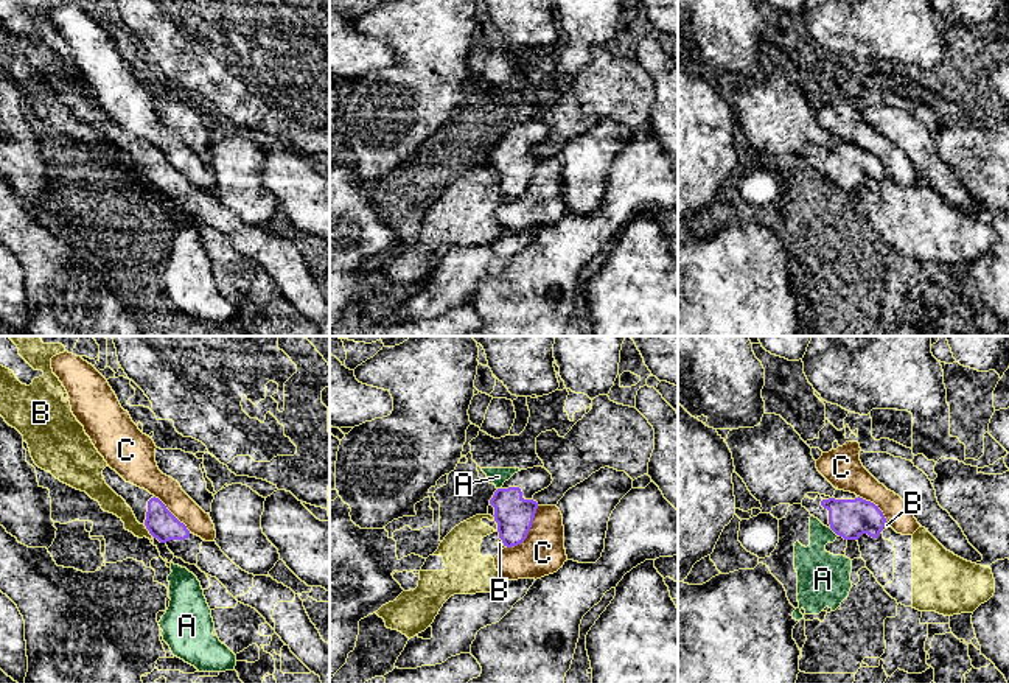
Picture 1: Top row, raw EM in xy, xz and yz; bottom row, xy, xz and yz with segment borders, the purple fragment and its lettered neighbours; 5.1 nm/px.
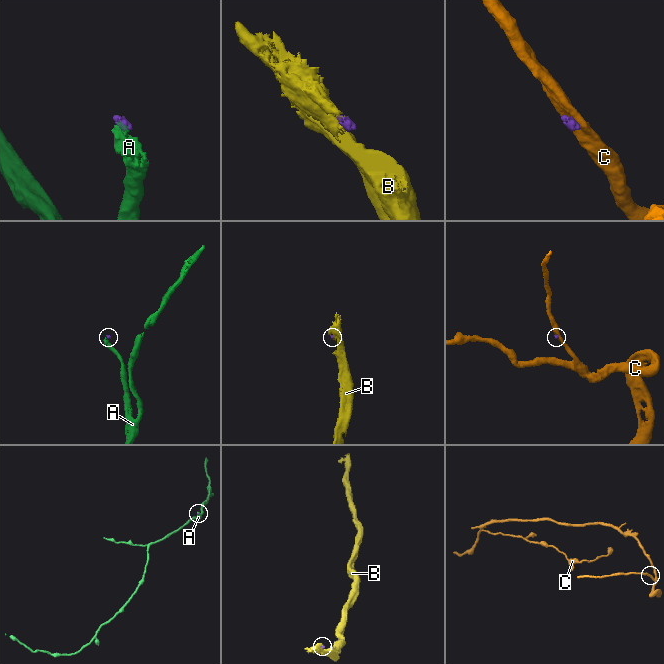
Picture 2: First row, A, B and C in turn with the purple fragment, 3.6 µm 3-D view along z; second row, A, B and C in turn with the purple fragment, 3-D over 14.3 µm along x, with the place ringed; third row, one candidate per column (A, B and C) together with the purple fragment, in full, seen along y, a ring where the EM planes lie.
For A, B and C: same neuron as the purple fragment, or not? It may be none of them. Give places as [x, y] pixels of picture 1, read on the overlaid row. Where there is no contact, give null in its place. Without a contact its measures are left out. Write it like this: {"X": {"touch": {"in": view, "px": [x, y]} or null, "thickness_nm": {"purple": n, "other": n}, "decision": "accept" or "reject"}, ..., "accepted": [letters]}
{"A": {"touch": {"in": "yz", "px": [834, 531]}, "thickness_nm": {"purple": 200, "other": 260}, "decision": "reject"}, "B": {"touch": {"in": "xy", "px": [148, 529]}, "thickness_nm": {"purple": 160, "other": 110}, "decision": "reject"}, "C": {"touch": {"in": "xz", "px": [529, 529]}, "thickness_nm": {"purple": 200, "other": 220}, "decision": "reject"}, "accepted": []}

